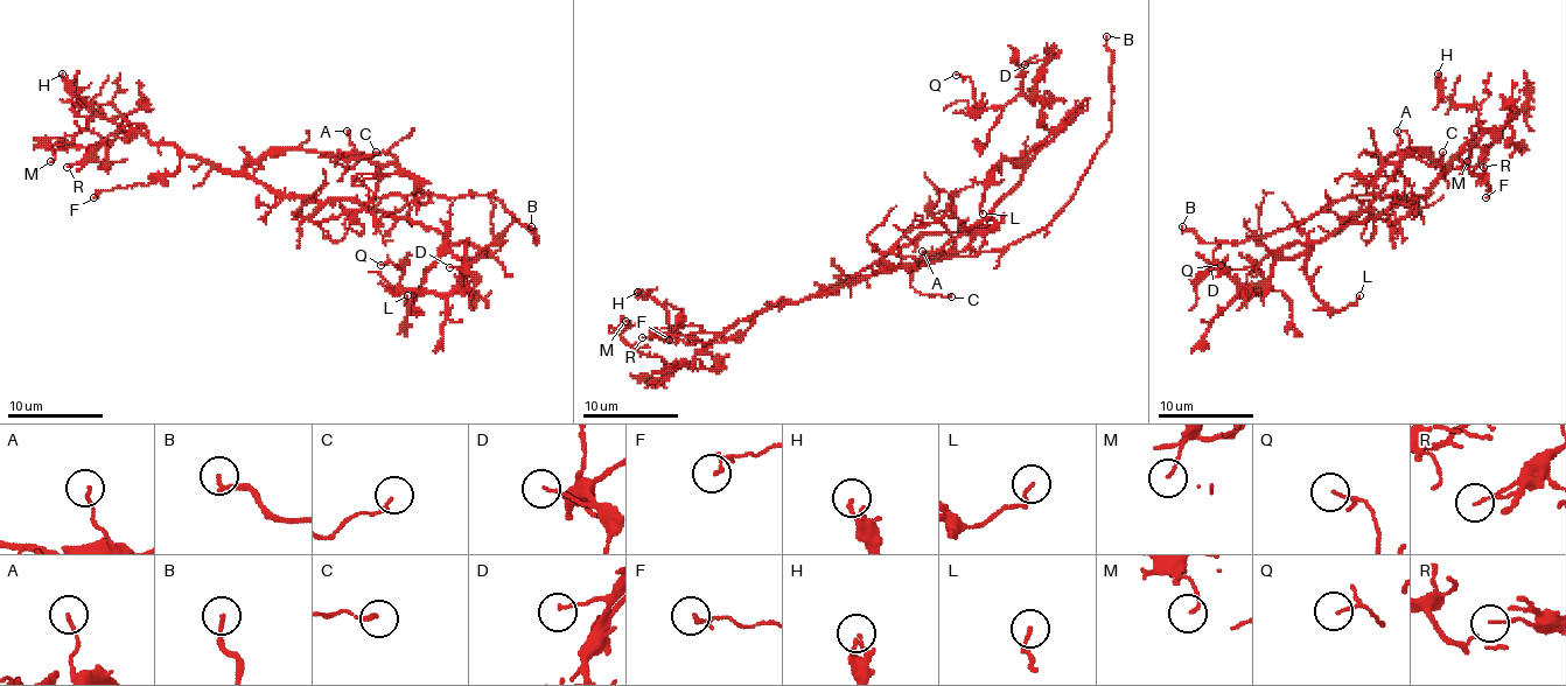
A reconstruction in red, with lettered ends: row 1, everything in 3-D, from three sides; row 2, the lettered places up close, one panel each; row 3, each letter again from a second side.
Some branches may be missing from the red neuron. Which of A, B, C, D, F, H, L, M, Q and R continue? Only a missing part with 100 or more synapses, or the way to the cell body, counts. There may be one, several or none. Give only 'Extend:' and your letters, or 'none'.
Extend: B

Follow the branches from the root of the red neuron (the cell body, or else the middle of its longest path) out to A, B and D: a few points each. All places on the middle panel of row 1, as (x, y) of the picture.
A: (917, 264), (892, 266), (881, 256), (908, 232), (922, 225), (939, 223), (951, 235), (953, 251), (922, 251)
B: (917, 264), (937, 251), (977, 256), (1006, 249), (1040, 232), (1070, 198), (1111, 130), (1111, 50), (1106, 36)
D: (917, 264), (977, 225), (1020, 180), (1022, 160), (1049, 134), (1037, 93), (1044, 62), (1025, 64)

